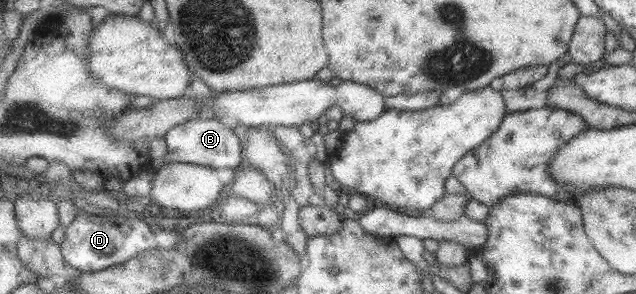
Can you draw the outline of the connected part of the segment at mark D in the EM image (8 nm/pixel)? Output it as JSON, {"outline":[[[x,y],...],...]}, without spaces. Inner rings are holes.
{"outline":[[[83,210],[66,230],[66,238],[60,244],[62,253],[73,268],[85,273],[123,264],[145,251],[158,248],[153,230],[146,224],[147,220],[127,218],[124,211],[97,216]]]}

